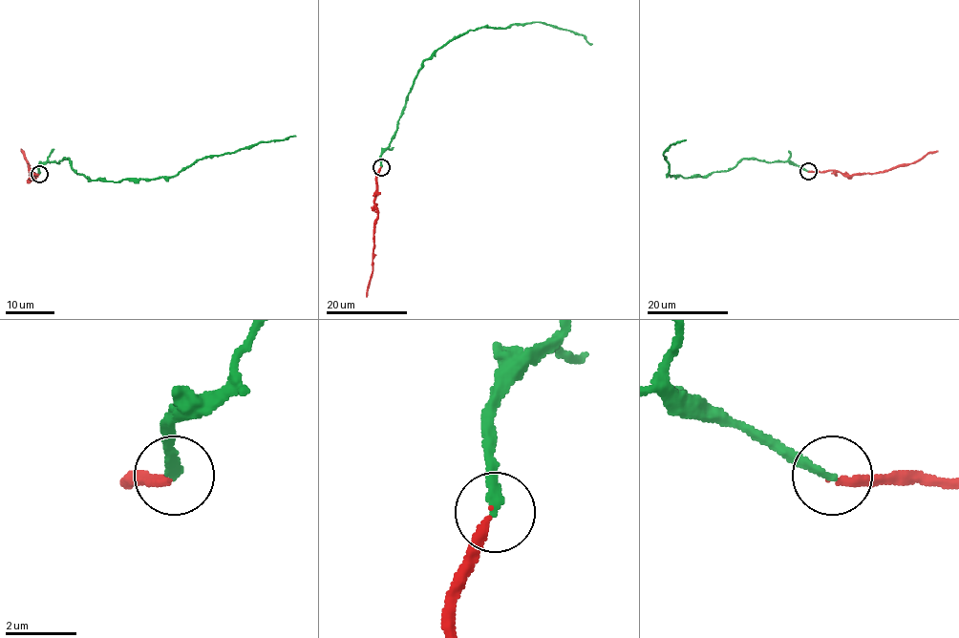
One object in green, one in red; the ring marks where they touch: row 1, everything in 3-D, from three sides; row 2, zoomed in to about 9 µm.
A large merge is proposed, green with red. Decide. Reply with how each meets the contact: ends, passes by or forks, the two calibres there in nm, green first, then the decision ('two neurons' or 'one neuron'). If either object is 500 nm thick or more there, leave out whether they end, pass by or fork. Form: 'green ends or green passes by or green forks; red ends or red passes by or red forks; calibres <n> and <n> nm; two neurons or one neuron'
green ends; red ends; calibres 240 and 240 nm; two neurons

